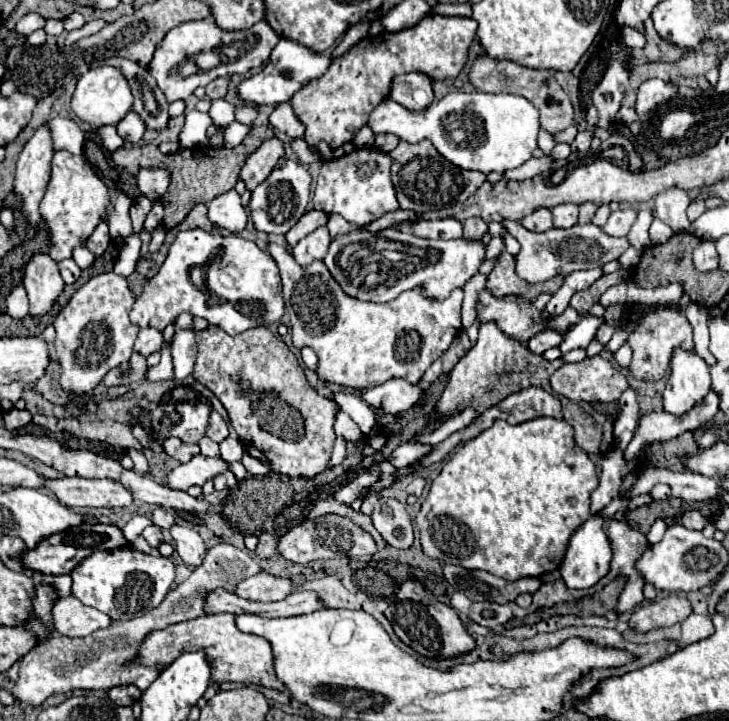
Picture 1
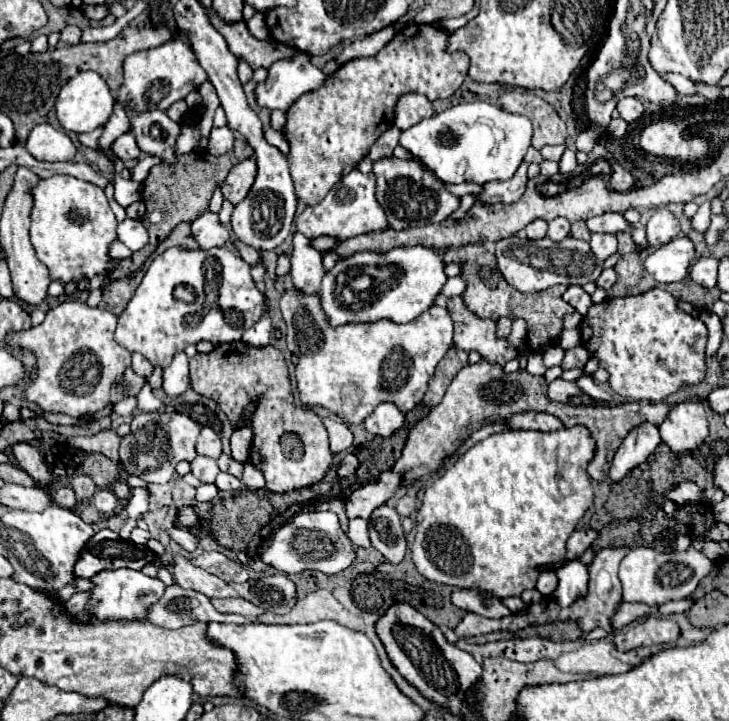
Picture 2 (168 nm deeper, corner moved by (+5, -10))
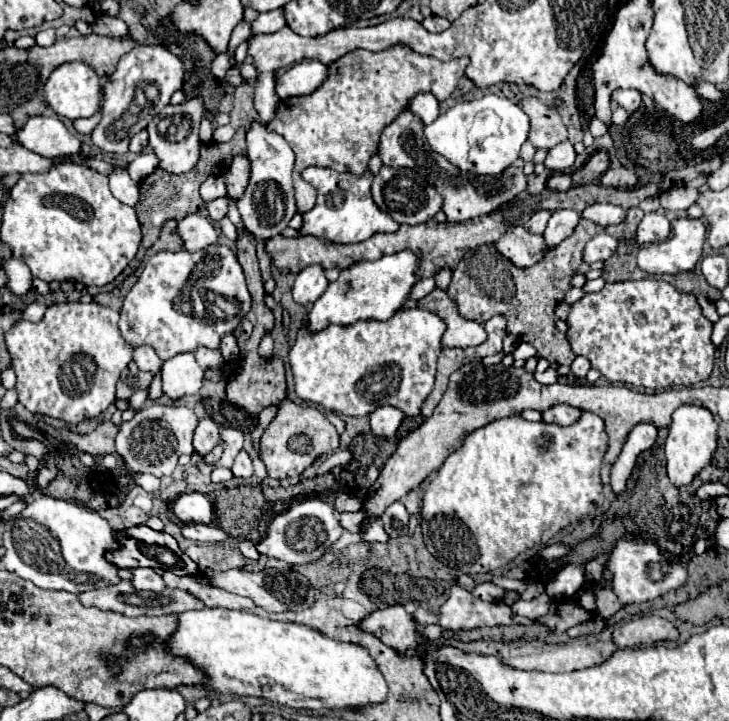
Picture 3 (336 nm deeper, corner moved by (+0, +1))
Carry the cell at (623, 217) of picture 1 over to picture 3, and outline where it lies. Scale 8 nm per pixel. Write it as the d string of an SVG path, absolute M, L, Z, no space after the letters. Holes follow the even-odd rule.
M600 232L596 234L584 248L584 260L588 264L596 262L596 260L608 260L614 252L616 252L616 246L618 246L618 240L606 232Z

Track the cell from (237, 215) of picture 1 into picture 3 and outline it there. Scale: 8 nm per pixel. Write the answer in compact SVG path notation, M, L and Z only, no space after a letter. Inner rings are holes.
M190 214L178 222L178 234L184 240L184 248L190 252L202 250L210 244L218 242L218 230L210 222L208 216L202 214Z

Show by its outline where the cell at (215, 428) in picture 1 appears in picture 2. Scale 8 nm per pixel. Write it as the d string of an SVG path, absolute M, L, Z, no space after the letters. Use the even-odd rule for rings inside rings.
M203 427L199 437L197 437L197 455L205 457L219 457L221 455L221 439L211 427Z

